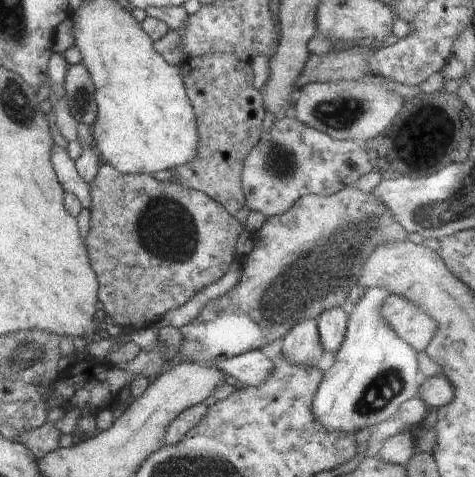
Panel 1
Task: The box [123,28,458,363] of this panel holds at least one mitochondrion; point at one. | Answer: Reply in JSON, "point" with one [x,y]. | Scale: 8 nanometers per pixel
{"point":[333,259]}

